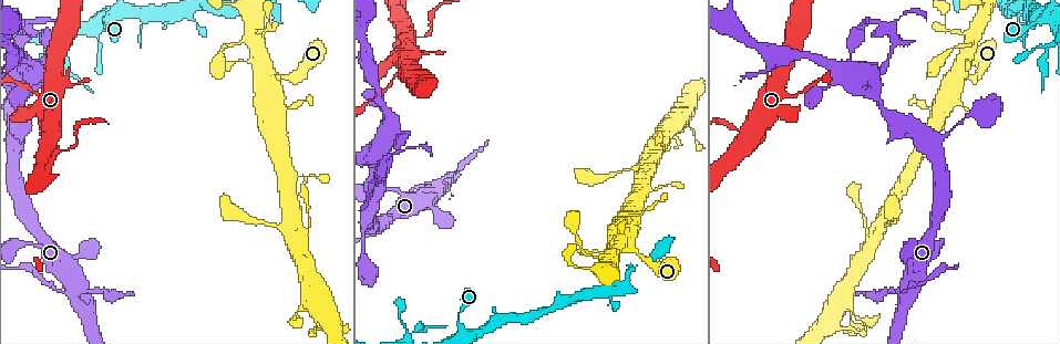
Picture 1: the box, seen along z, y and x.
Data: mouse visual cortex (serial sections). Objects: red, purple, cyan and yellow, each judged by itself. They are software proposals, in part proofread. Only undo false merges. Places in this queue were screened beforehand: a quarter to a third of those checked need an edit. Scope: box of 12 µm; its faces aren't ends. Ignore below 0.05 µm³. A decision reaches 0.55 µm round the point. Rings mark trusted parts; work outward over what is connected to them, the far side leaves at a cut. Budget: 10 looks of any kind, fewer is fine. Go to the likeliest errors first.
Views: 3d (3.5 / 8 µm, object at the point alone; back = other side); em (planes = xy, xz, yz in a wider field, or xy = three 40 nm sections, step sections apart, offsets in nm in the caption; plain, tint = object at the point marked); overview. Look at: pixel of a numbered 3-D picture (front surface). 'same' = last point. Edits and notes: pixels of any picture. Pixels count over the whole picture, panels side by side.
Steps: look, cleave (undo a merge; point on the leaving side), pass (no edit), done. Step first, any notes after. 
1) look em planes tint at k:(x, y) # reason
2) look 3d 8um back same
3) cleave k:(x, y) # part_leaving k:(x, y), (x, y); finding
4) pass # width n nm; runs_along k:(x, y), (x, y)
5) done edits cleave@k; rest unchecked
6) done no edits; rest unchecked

look 3d 3.5um at 1:(750, 151)

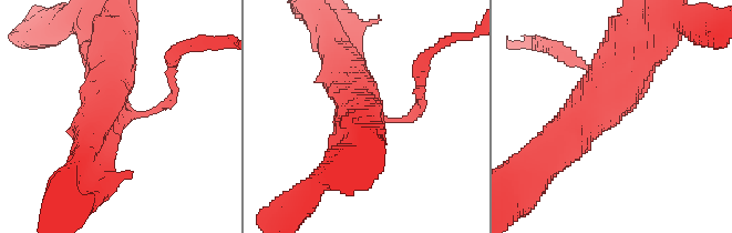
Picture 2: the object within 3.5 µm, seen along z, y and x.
look em xy step 1 tint at 2:(609, 114) # shape alone is not enough

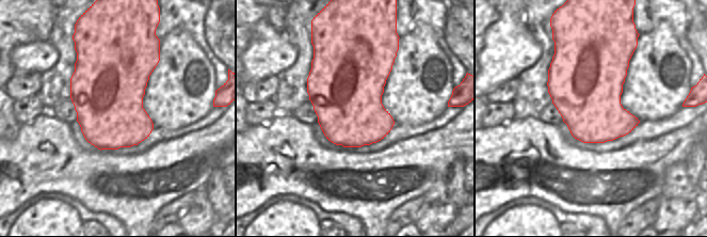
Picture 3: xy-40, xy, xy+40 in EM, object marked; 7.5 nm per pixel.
cleave 2:(421, 101) # a second cell is stuck on

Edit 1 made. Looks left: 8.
look overview # redraw

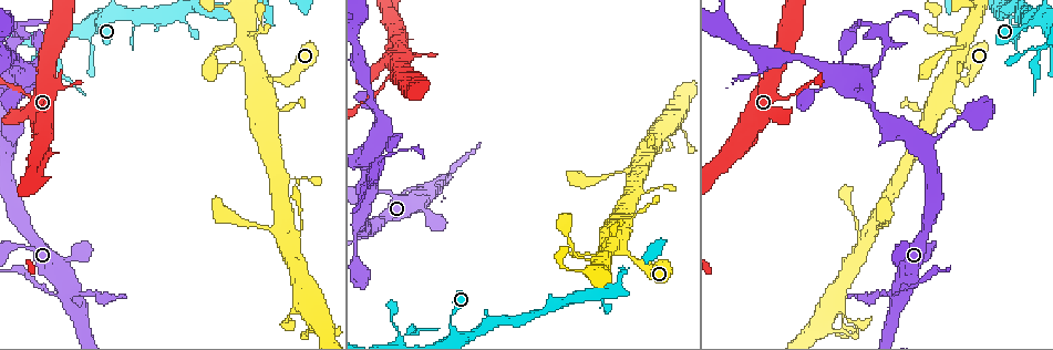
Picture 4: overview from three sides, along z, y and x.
look 3d 8um at 4:(881, 55) # sharp bend

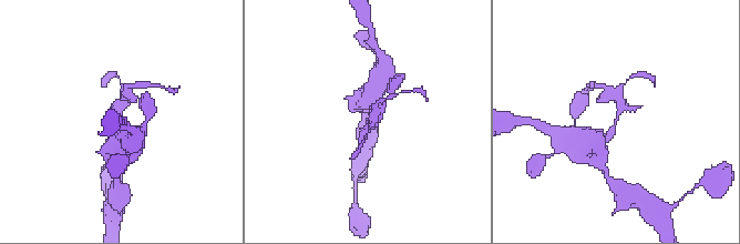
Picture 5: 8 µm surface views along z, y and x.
look 3d 3.5um at 5:(615, 121) # zoom in

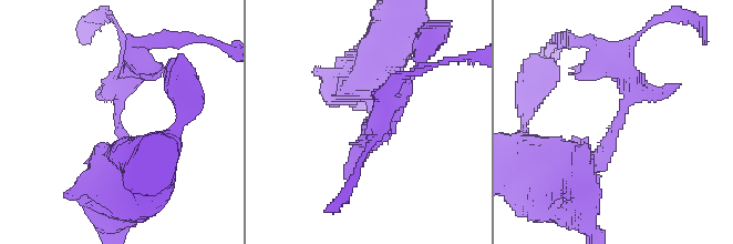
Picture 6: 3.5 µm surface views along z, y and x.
cleave 6:(621, 114) # two cells meet here

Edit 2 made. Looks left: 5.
look overview # see it whole again

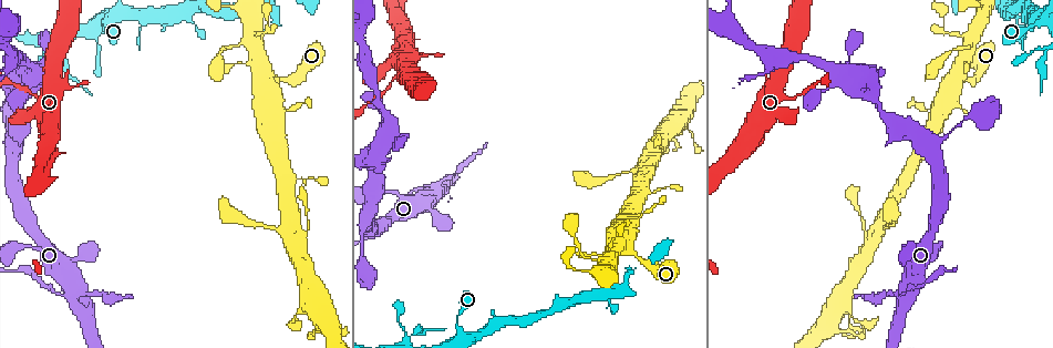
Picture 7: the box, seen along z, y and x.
look 3d 3.5um at 7:(432, 199) # abrupt turn

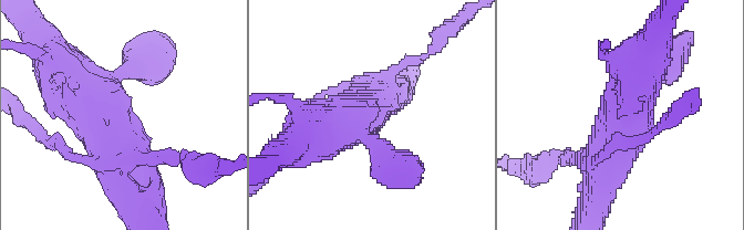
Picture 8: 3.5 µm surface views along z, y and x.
look em xy step 1 tint at 8:(124, 132) # arms 4; arm_widths 150, 200, 450, 500 nm

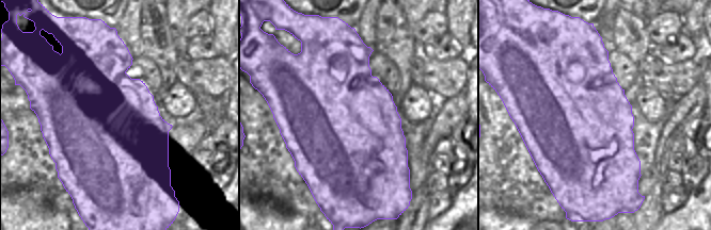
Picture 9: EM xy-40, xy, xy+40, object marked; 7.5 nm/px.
cleave 8:(172, 159) # width 850 nm; part_leaving 8:(140, 158), (184, 158), (225, 168); a second cell is stuck on

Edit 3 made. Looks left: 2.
look 3d 3.5um at 7:(1042, 21) # four arms meet

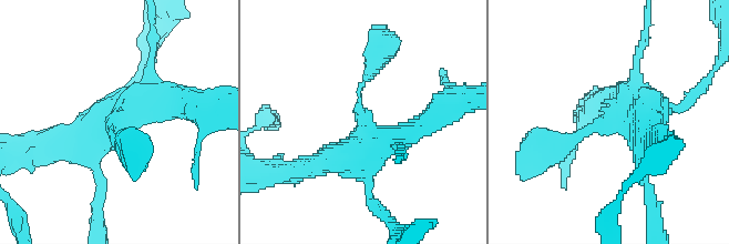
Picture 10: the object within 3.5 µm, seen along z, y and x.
look em xy step 1 tint at 10:(610, 124) # arms 4; arm_widths 250, 300, 350, 450 nm

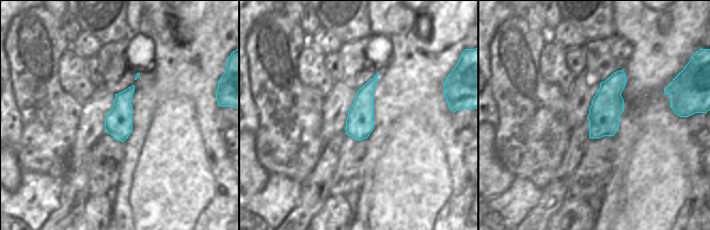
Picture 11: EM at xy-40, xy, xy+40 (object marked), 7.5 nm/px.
pass # runs_along 10:(548, 144), (619, 124), (619, 101); continuous, no second cell

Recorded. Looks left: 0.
done edits cleave@2, cleave@6, cleave@8; rest unchecked

